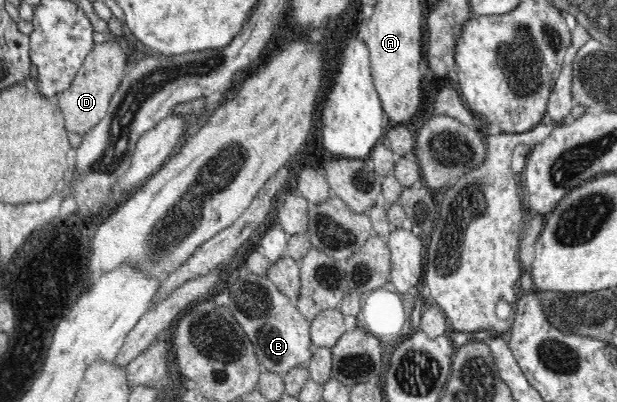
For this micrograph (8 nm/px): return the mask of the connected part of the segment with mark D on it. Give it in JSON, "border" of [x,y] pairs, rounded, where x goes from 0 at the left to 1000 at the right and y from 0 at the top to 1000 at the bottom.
{"border":[[[185,90],[185,100],[170,100],[167,107],[149,114],[136,159],[120,189],[117,209],[88,241],[88,251],[102,281],[105,318],[110,328],[135,341],[173,289],[178,244],[194,214],[206,164],[198,102],[190,92]]]}

